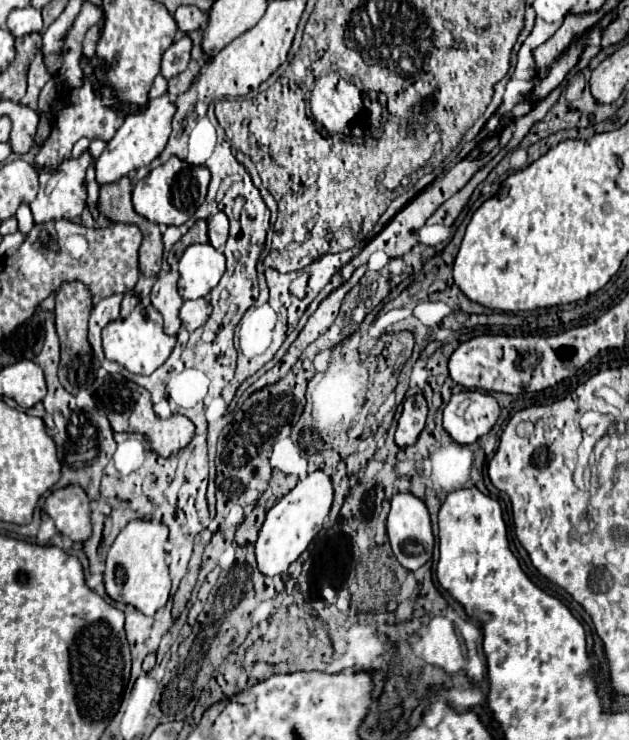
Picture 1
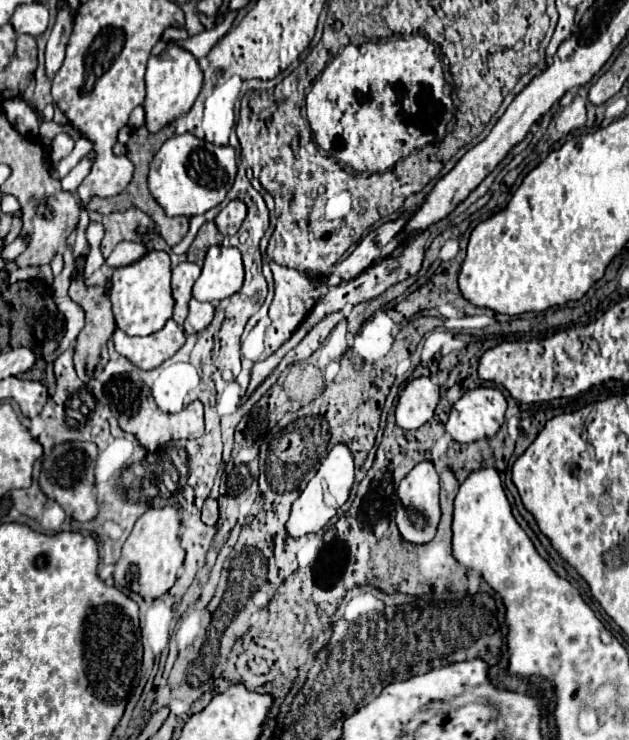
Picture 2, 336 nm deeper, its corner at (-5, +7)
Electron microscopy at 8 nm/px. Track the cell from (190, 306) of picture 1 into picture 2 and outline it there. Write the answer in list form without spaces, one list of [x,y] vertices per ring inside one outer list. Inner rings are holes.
[[[192,297],[190,299],[190,311],[188,311],[188,317],[184,323],[186,335],[206,329],[210,325],[212,317],[214,317],[214,305],[208,301],[198,301]]]

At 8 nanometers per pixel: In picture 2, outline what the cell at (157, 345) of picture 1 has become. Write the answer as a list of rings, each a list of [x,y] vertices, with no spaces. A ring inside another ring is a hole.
[[[168,319],[160,331],[146,337],[130,337],[124,331],[116,329],[112,341],[116,345],[116,351],[136,367],[154,369],[184,345],[186,335],[172,319]]]

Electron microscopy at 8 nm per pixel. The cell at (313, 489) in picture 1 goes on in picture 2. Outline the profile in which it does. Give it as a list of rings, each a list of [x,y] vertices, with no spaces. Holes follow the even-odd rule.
[[[338,443],[332,447],[328,457],[324,459],[318,473],[308,481],[308,485],[300,493],[300,497],[292,503],[292,511],[290,511],[290,517],[286,521],[288,535],[292,539],[298,539],[298,537],[304,537],[308,533],[314,533],[314,531],[320,531],[322,527],[326,527],[326,523],[336,515],[336,511],[346,503],[352,483],[354,483],[352,453],[348,451],[346,445]]]

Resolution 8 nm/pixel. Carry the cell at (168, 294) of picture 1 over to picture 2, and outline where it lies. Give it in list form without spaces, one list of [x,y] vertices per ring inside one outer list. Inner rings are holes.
[[[180,263],[172,269],[172,299],[174,299],[174,315],[178,327],[184,325],[186,313],[188,313],[188,301],[192,299],[192,285],[200,275],[200,267],[196,263]]]

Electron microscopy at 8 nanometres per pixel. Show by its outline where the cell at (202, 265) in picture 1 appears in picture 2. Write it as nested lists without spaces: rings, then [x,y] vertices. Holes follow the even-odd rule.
[[[214,245],[204,257],[200,277],[192,287],[192,295],[200,301],[220,301],[240,291],[244,267],[240,251],[234,247]]]

